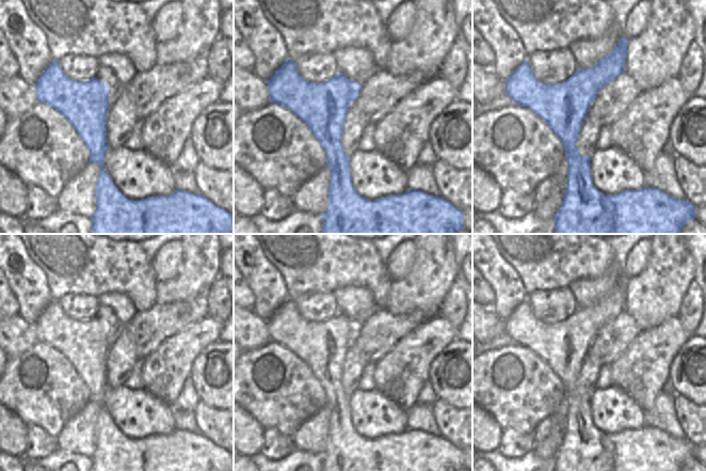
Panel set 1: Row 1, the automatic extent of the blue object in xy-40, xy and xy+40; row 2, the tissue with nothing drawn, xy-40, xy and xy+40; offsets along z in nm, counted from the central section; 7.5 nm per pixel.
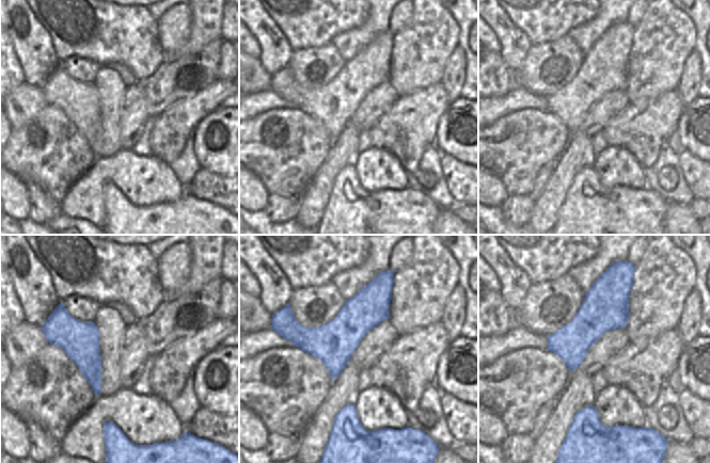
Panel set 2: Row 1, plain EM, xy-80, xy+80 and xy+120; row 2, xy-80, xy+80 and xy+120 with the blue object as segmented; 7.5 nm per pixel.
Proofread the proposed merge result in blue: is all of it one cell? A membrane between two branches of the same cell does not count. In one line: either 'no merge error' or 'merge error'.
no merge error

